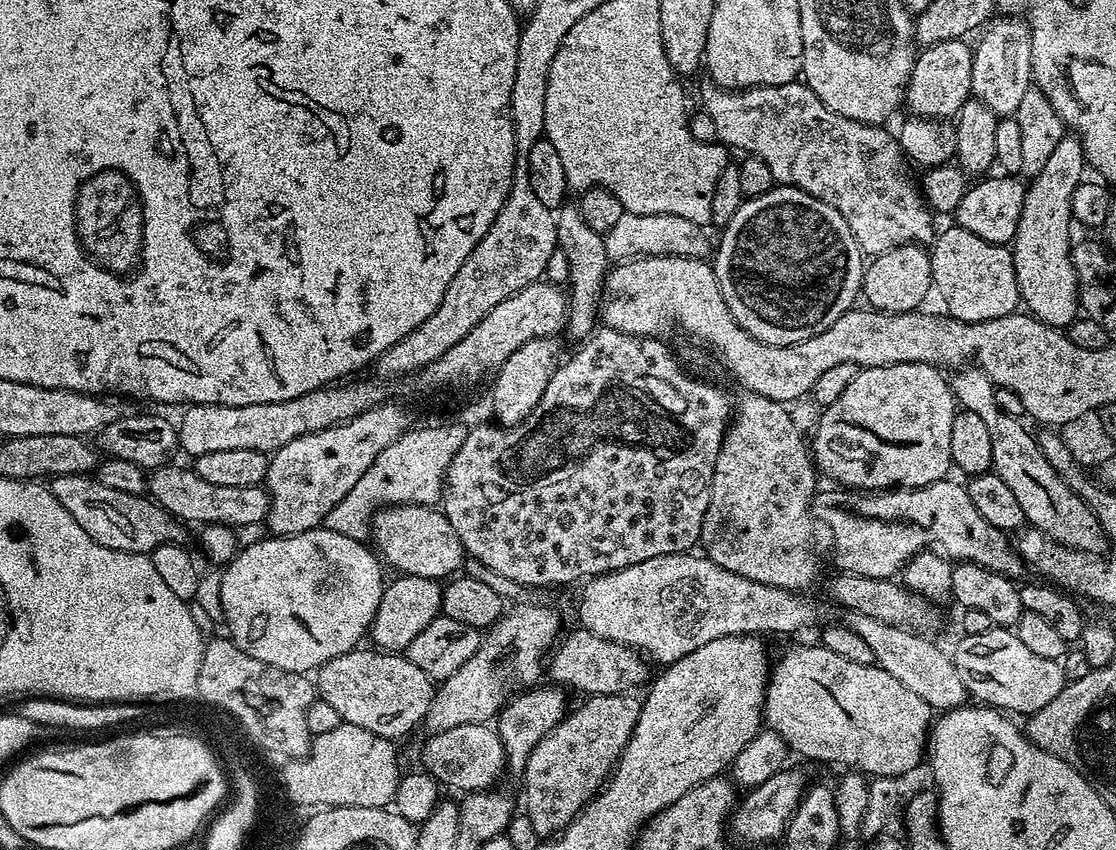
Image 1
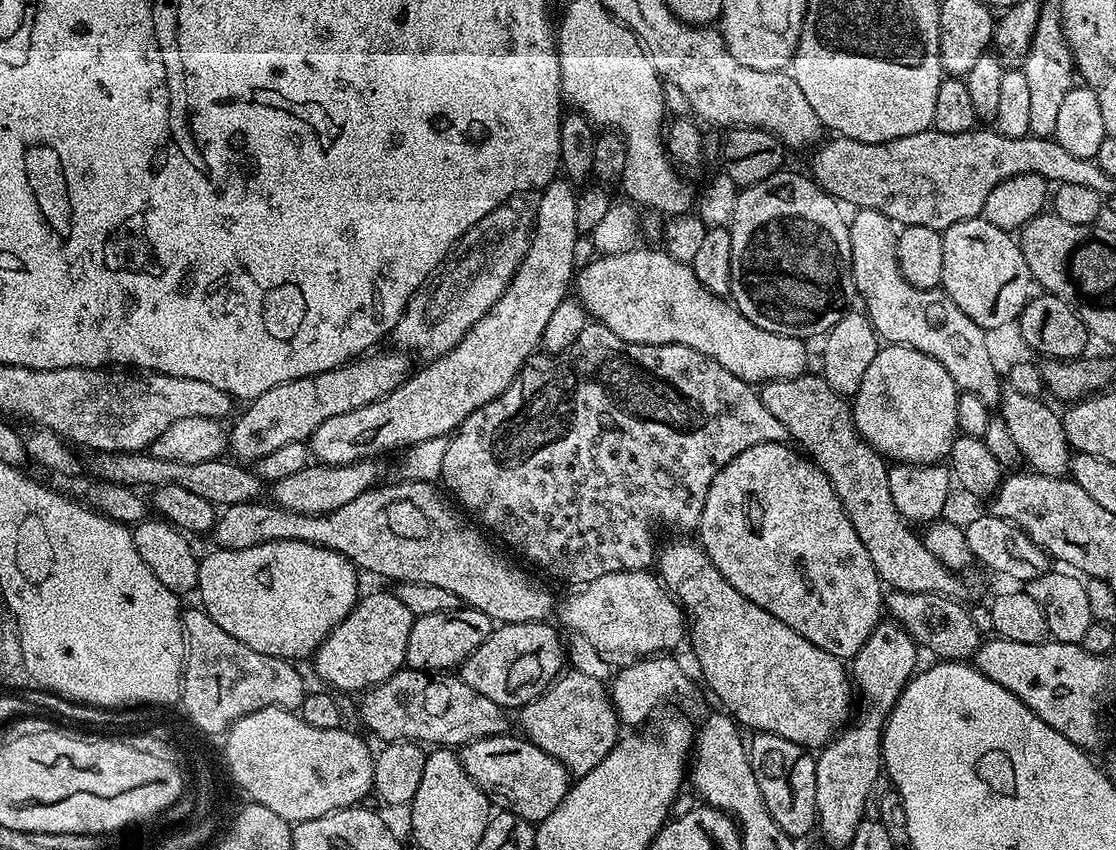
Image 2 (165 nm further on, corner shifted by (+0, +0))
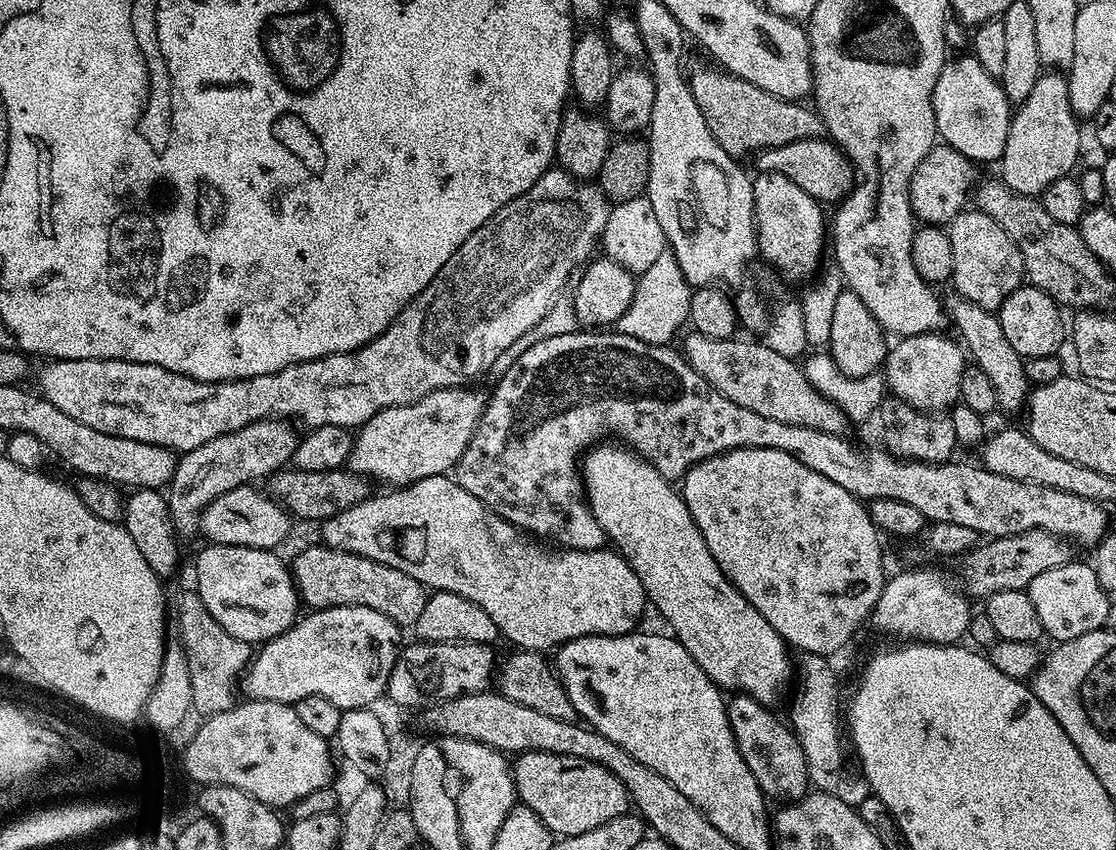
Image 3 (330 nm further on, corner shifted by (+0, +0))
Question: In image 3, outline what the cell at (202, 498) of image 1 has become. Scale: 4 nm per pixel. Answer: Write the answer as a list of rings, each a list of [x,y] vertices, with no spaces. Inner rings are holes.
[[[461,386],[459,388],[439,388],[413,404],[403,404],[382,410],[374,414],[355,433],[352,449],[348,455],[347,471],[355,472],[369,481],[381,480],[384,486],[403,486],[413,484],[422,478],[434,478],[451,473],[457,462],[462,458],[470,438],[478,426],[484,413],[486,403],[485,393],[480,393],[476,386]]]

